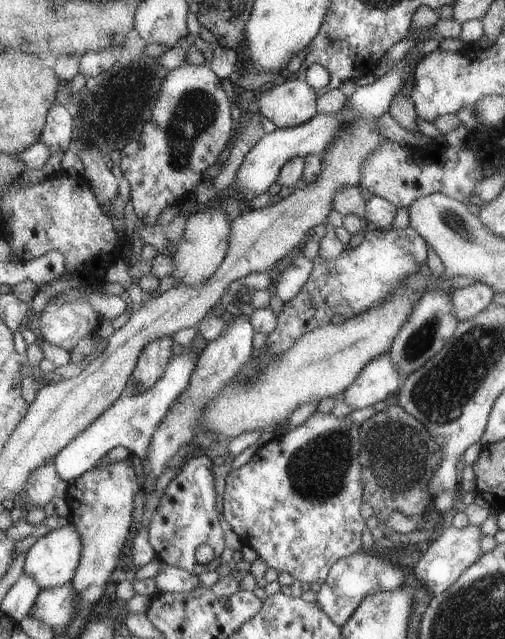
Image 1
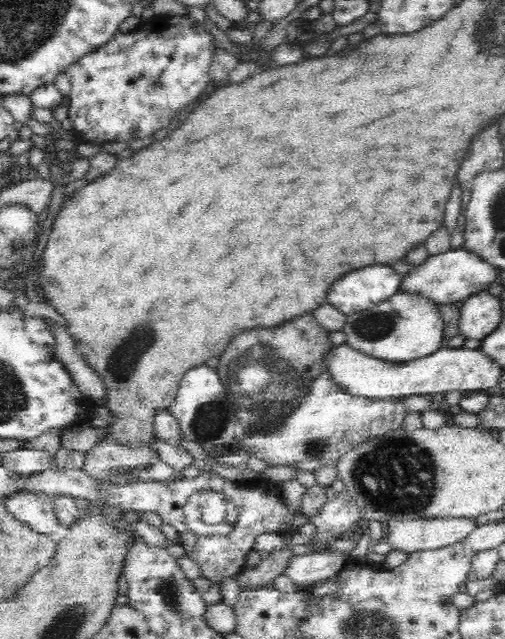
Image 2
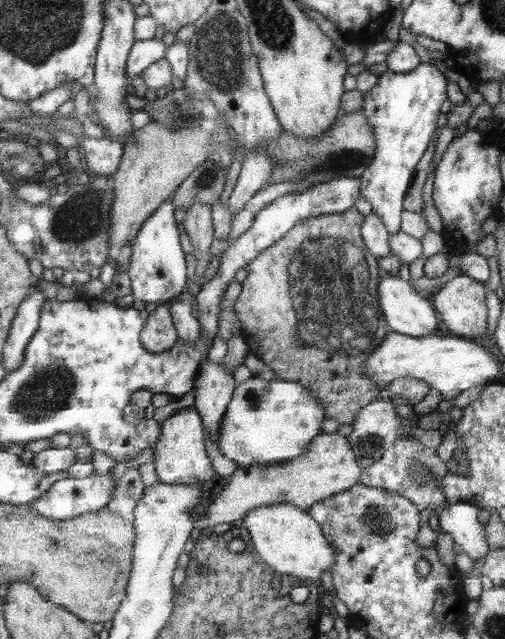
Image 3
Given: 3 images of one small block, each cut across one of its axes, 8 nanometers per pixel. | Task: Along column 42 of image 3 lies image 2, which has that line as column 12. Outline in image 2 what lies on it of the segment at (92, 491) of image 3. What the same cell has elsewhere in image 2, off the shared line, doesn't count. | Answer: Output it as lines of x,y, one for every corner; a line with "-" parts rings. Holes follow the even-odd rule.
20,492
6,498
4,505
14,518
20,519
32,530
43,535
51,535
58,532
61,526
53,509
53,499
45,494

